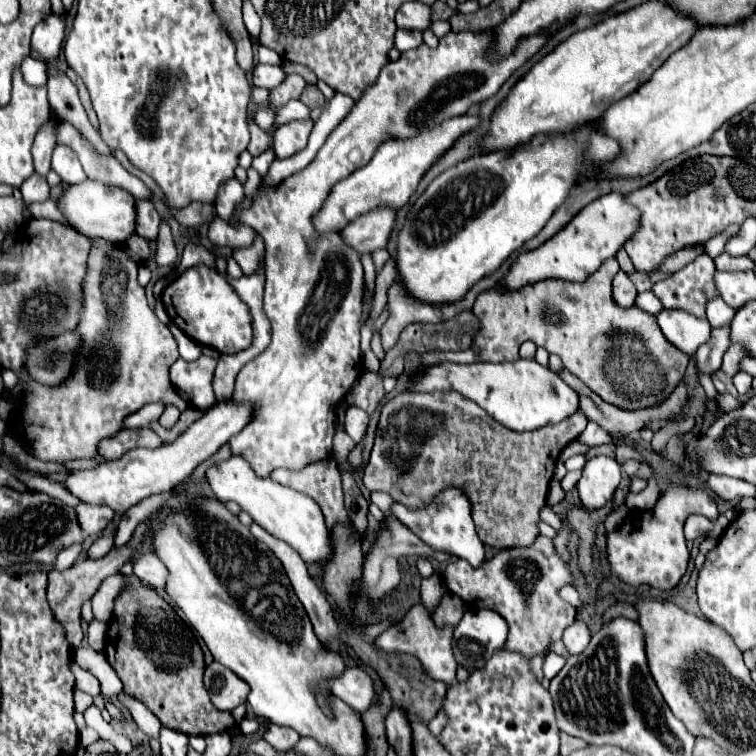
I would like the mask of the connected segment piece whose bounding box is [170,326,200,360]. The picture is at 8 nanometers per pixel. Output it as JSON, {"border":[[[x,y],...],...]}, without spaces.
{"border":[[[170,326],[170,330],[172,330],[172,334],[174,334],[176,342],[178,342],[180,358],[186,358],[186,360],[196,360],[196,358],[200,356],[200,346],[198,346],[198,342],[190,340],[190,336],[182,334],[182,332],[180,332],[178,328],[174,328],[174,326]]]}

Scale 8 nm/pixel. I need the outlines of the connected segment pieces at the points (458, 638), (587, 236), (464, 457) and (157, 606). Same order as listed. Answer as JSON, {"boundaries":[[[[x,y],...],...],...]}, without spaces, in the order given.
{"boundaries":[[[[490,608],[466,610],[460,624],[454,628],[454,656],[466,670],[482,668],[496,648],[502,648],[508,636],[506,620]]],[[[608,194],[604,198],[594,200],[582,212],[578,212],[554,238],[542,244],[536,250],[524,252],[512,264],[508,276],[498,282],[498,286],[520,288],[528,282],[538,282],[544,278],[562,278],[570,282],[586,280],[594,274],[606,258],[612,258],[618,248],[632,236],[634,228],[638,226],[638,210],[630,208],[620,194]]],[[[402,392],[390,398],[382,408],[376,442],[370,454],[370,462],[364,468],[362,480],[370,492],[386,492],[396,502],[412,508],[428,504],[434,494],[446,486],[458,486],[466,492],[466,496],[470,496],[476,532],[484,544],[492,548],[526,546],[532,544],[538,536],[538,510],[546,504],[548,486],[554,476],[554,464],[562,448],[576,440],[586,424],[588,418],[578,408],[560,424],[518,434],[502,428],[496,420],[490,420],[490,416],[478,408],[478,404],[466,400],[458,392]]],[[[134,574],[124,578],[124,588],[114,600],[114,612],[106,632],[106,658],[124,684],[124,694],[140,700],[166,728],[188,736],[208,736],[236,726],[232,712],[216,710],[202,684],[204,654],[190,626],[182,622],[172,604],[140,582]]]]}

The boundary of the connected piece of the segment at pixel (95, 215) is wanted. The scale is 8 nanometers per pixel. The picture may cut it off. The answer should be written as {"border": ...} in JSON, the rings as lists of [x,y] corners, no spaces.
{"border":[[[84,180],[82,184],[70,186],[60,194],[56,200],[58,208],[62,210],[64,218],[68,224],[88,236],[88,238],[102,238],[108,242],[122,242],[126,236],[134,234],[134,222],[136,222],[136,212],[134,212],[134,196],[122,188],[116,186],[106,186],[98,180]]]}

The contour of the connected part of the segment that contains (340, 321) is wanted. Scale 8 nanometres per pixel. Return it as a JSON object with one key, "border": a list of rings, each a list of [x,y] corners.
{"border":[[[448,32],[439,39],[438,48],[426,48],[426,44],[422,44],[410,52],[404,52],[396,62],[388,62],[382,68],[376,84],[364,92],[350,114],[330,132],[316,158],[304,170],[286,178],[280,188],[266,196],[266,200],[258,200],[250,212],[242,212],[242,222],[256,228],[256,232],[264,238],[264,314],[272,326],[272,340],[268,348],[246,362],[236,376],[232,402],[250,404],[252,420],[242,432],[230,438],[230,450],[234,456],[246,458],[246,462],[256,470],[258,478],[270,476],[276,468],[302,468],[304,464],[330,456],[336,404],[344,398],[362,372],[360,314],[364,278],[360,256],[342,244],[340,234],[316,234],[312,228],[312,214],[318,210],[318,206],[322,206],[332,184],[344,180],[354,170],[370,162],[382,140],[390,136],[414,136],[424,126],[434,126],[446,118],[466,114],[472,106],[494,96],[510,78],[510,74],[542,48],[546,38],[548,36],[530,36],[522,40],[512,56],[498,64],[490,64],[484,58],[484,52],[490,48],[488,32]]]}

